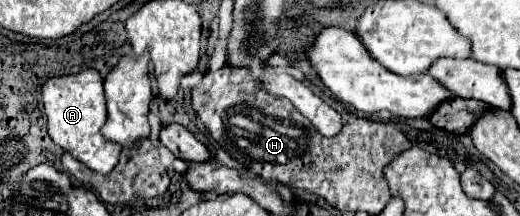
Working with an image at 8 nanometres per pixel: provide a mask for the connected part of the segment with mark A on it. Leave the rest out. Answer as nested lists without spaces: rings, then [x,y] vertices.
[[[83,70],[71,76],[55,76],[43,84],[43,104],[47,114],[47,130],[51,140],[99,174],[109,174],[119,160],[121,148],[103,142],[101,126],[105,124],[107,110],[103,98],[103,78],[97,70]]]

